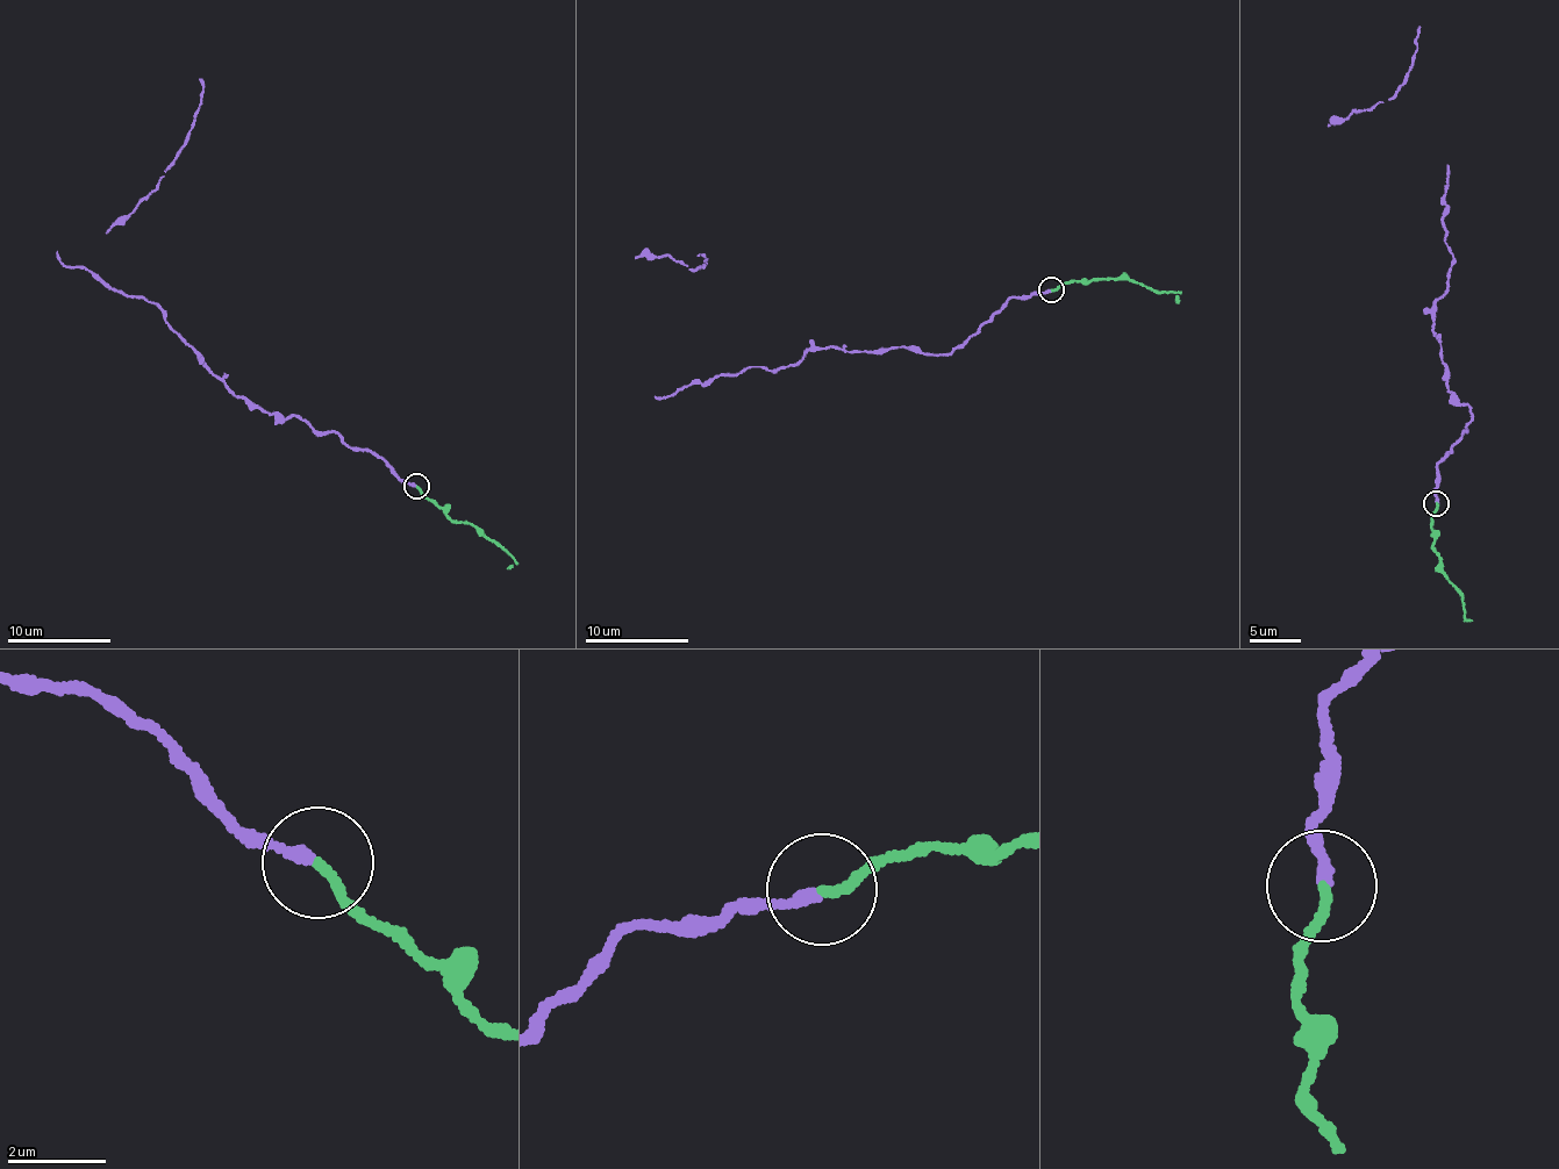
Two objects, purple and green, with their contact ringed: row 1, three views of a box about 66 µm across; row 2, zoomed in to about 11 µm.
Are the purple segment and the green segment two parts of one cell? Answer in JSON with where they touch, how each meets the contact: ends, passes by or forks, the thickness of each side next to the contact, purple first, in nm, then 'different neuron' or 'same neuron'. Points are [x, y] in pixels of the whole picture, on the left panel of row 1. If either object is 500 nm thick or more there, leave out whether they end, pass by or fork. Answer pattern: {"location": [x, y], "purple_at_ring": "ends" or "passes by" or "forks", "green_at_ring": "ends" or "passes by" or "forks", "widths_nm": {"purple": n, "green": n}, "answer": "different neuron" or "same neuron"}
{"location": [416, 486], "purple_at_ring": "ends", "green_at_ring": "ends", "widths_nm": {"purple": 220, "green": 200}, "answer": "different neuron"}

